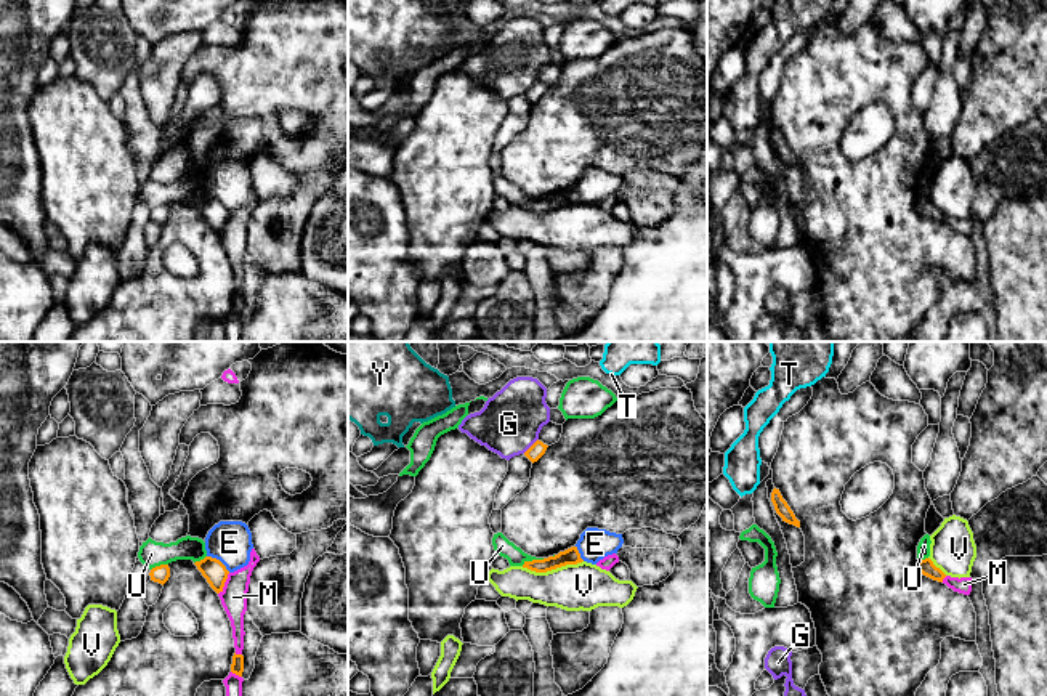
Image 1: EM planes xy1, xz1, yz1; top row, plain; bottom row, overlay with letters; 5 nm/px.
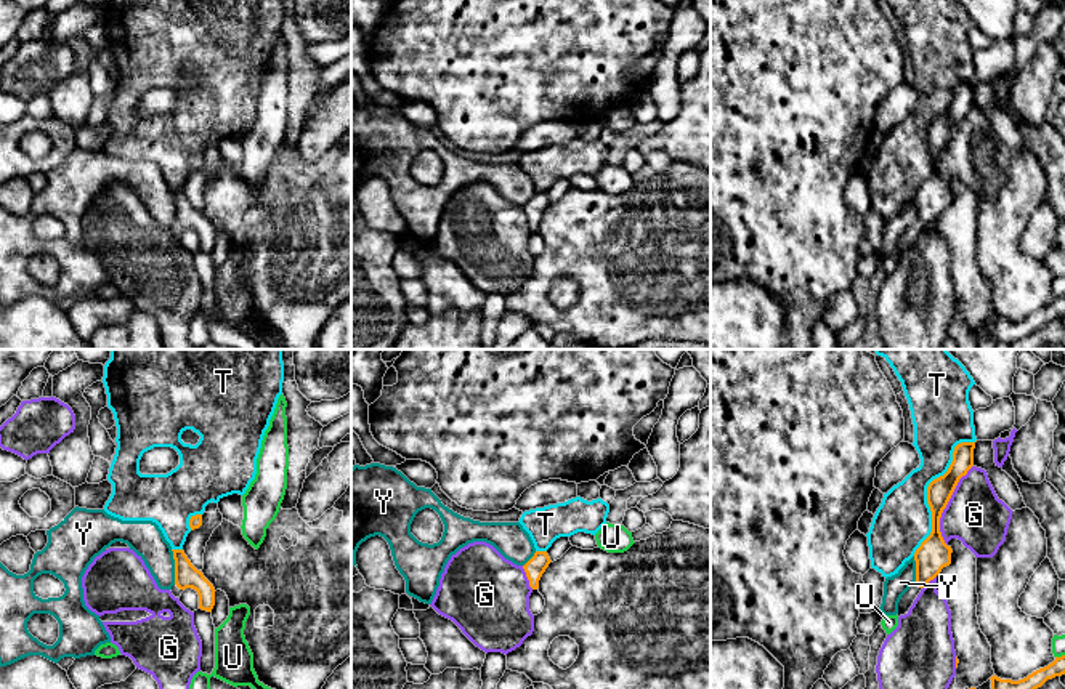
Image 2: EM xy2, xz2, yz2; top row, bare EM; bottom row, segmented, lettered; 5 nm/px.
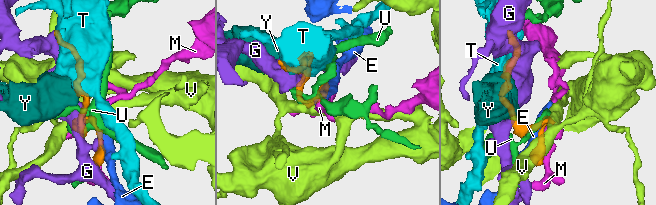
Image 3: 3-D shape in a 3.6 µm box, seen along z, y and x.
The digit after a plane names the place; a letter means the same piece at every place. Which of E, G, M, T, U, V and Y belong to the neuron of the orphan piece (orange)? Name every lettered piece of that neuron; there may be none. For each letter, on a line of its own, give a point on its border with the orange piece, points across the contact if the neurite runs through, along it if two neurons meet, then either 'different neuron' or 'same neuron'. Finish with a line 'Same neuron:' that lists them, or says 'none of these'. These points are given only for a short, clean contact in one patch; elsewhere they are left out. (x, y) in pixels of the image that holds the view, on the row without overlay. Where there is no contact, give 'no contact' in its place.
E: contact xy1 (218, 201); different neuron
G: contact yz2 (947, 145); different neuron
M: contact xy1 (223, 225); different neuron
T: contact yz2 (927, 130); different neuron
U: contact xz1 (533, 201); different neuron
V: contact xz1 (552, 209); border xz1 (582, 201), (545, 212), (531, 212), (521, 207); different neuron
Y: contact xy2 (175, 209); border xy2 (170, 191), (175, 225); different neuron
Same neuron: none of these

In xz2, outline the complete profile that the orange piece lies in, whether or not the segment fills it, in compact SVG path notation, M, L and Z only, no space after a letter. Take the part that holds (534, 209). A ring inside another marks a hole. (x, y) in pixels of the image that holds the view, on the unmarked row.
M536 192L534 197L523 207L532 231L539 229L539 221L550 203L547 192Z

